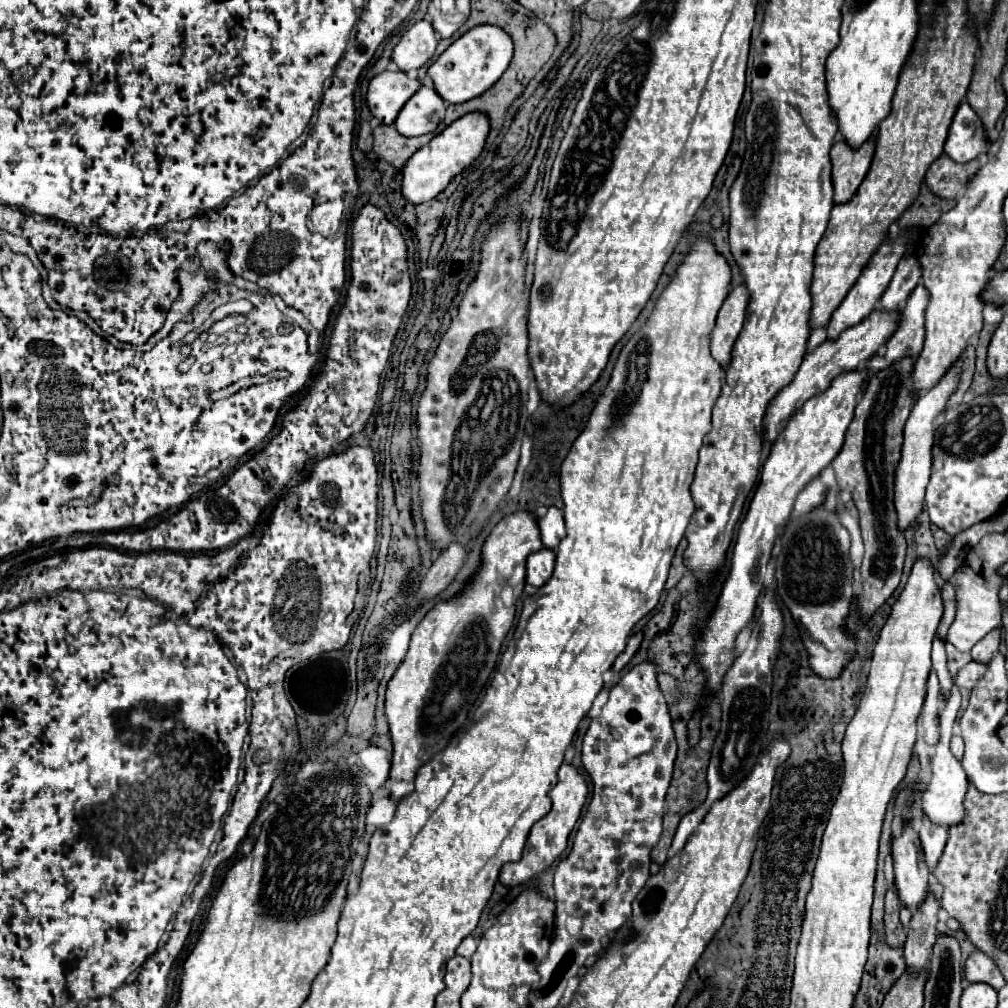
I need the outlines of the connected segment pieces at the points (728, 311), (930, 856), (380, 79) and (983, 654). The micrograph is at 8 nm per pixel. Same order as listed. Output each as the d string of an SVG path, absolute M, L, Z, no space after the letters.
M739 285L727 295L725 303L719 309L717 325L711 333L711 353L723 369L727 369L727 365L731 361L733 343L745 321L747 301L749 301L749 293L747 293L745 285Z
M923 817L919 823L919 839L925 853L925 863L933 871L939 863L939 855L943 855L943 845L947 845L947 829L931 825L931 821Z
M383 71L375 75L369 83L367 103L381 123L389 125L397 119L401 107L411 99L411 95L421 87L419 79L411 79L403 71Z
M993 629L971 649L971 657L975 661L987 663L995 655L995 651L999 651L999 643L1001 643L1001 629Z

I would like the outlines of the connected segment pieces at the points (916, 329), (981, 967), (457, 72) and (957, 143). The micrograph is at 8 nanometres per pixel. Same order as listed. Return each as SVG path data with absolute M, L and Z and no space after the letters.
M923 285L915 287L907 297L905 309L899 319L897 331L885 345L887 363L895 363L903 357L917 357L923 349L925 341L925 309L927 309L929 293Z
M979 949L971 953L969 959L965 961L963 975L971 983L989 983L997 991L1005 985L1003 975L999 973L999 967L991 963L991 957L985 957L985 953L979 953Z
M477 25L453 41L439 59L429 67L429 77L435 83L435 91L445 103L465 103L483 95L509 67L513 59L513 39L495 25Z
M961 103L949 127L945 153L957 163L967 163L977 155L985 153L987 145L989 141L985 137L981 121L977 121L975 111L969 103Z

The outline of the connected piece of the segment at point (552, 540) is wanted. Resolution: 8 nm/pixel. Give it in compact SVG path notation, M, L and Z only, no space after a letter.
M549 507L545 517L539 519L539 529L541 529L543 545L549 547L549 549L557 549L557 545L565 537L565 519L563 519L563 513L557 507Z

